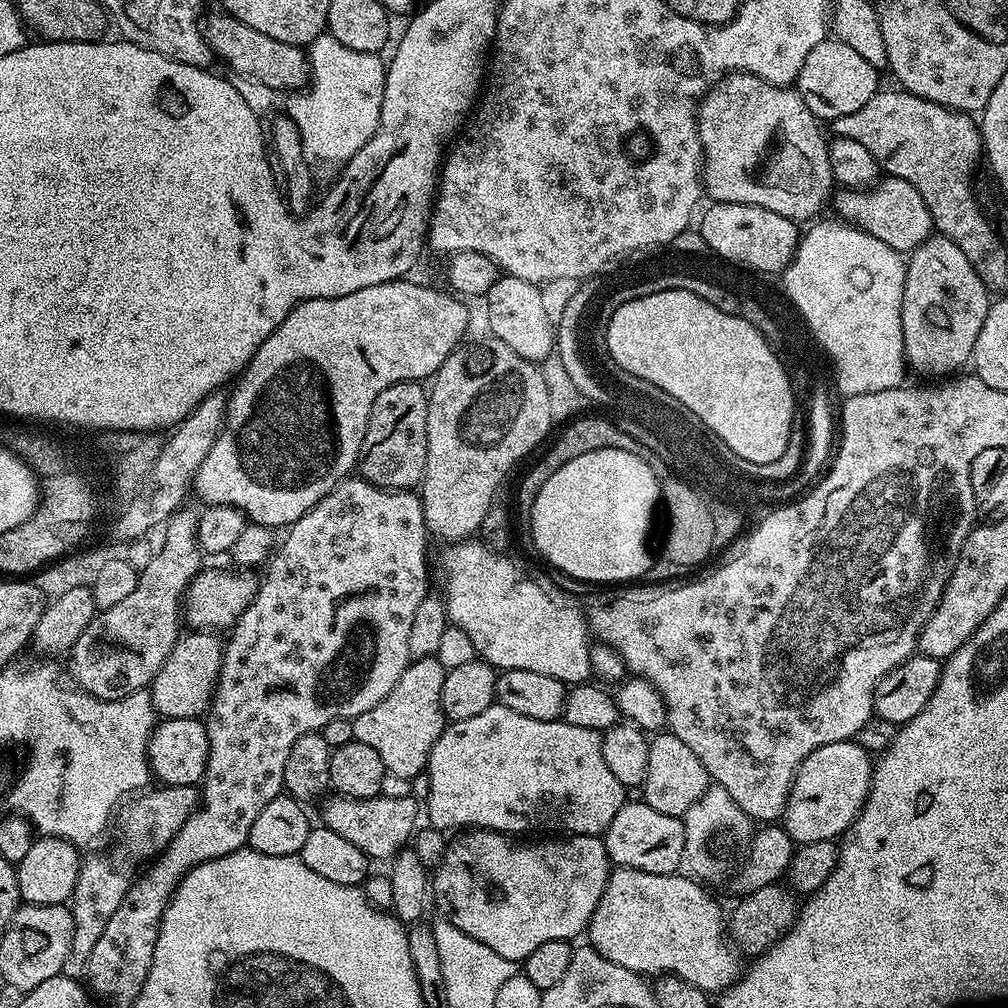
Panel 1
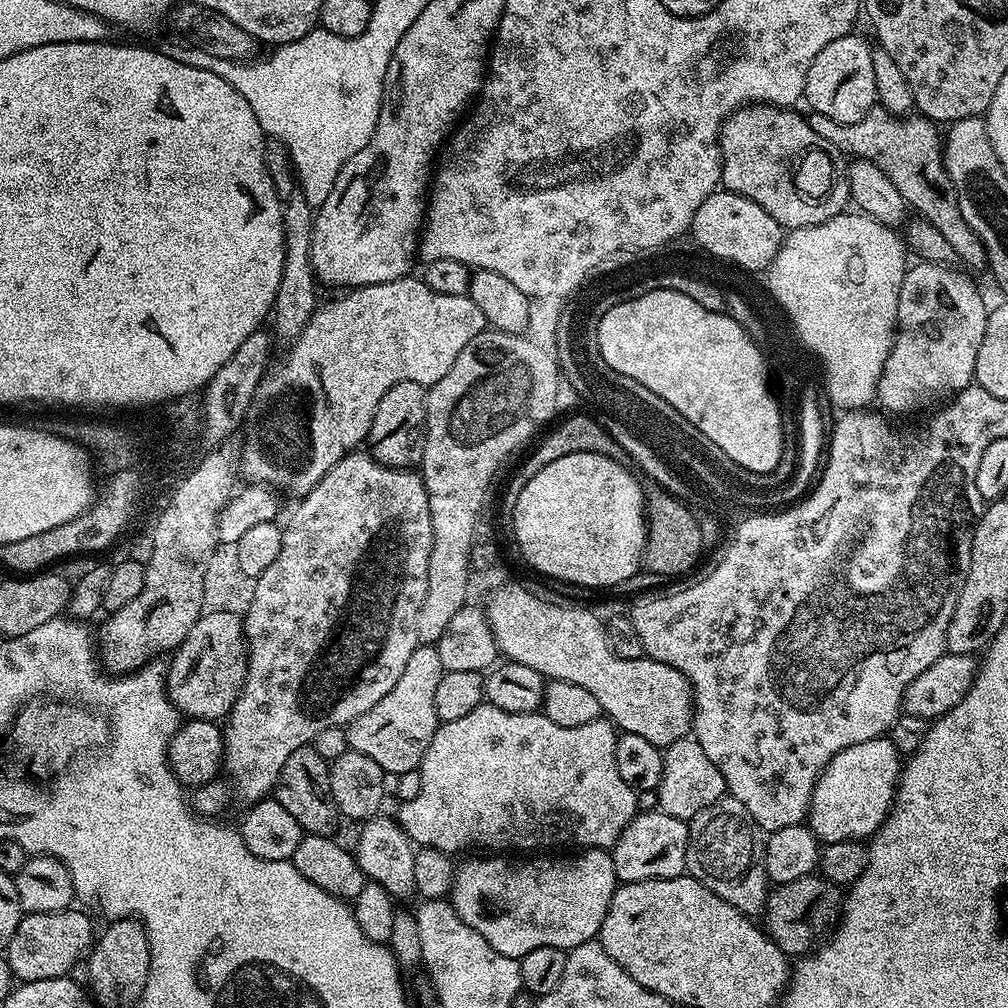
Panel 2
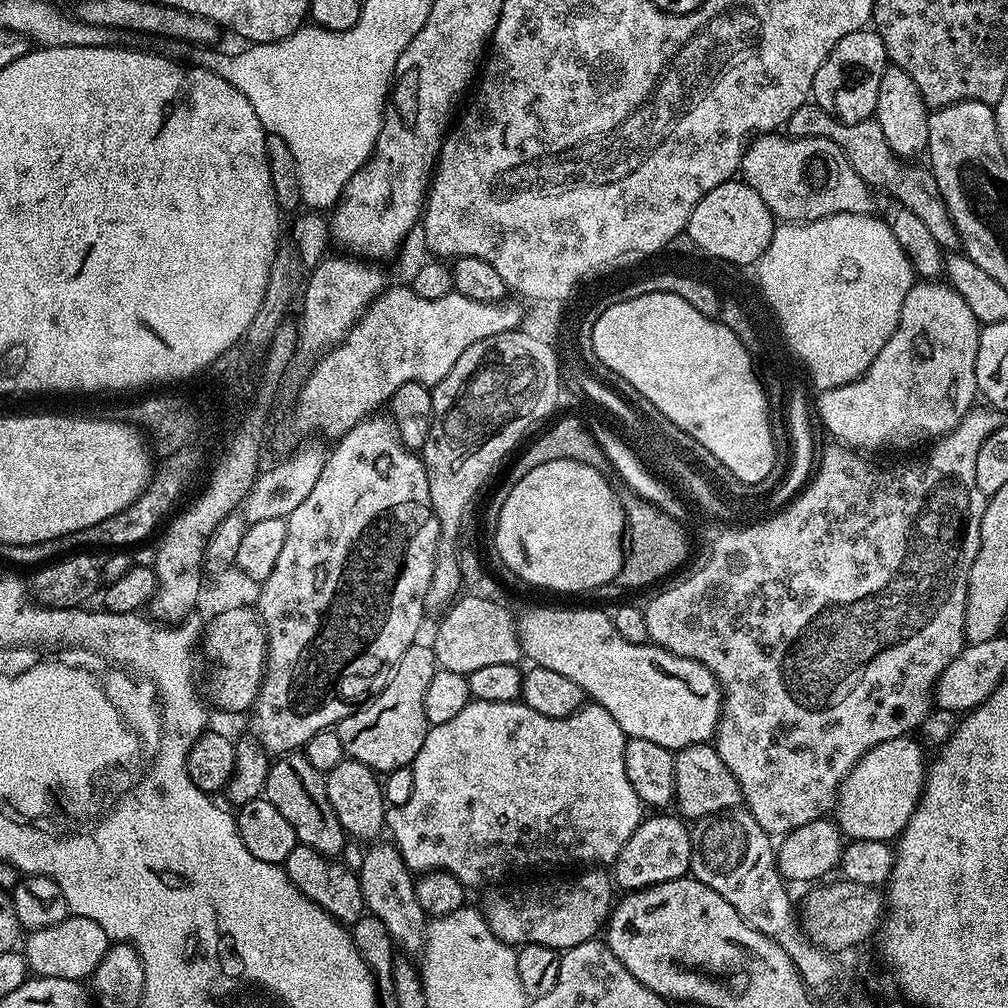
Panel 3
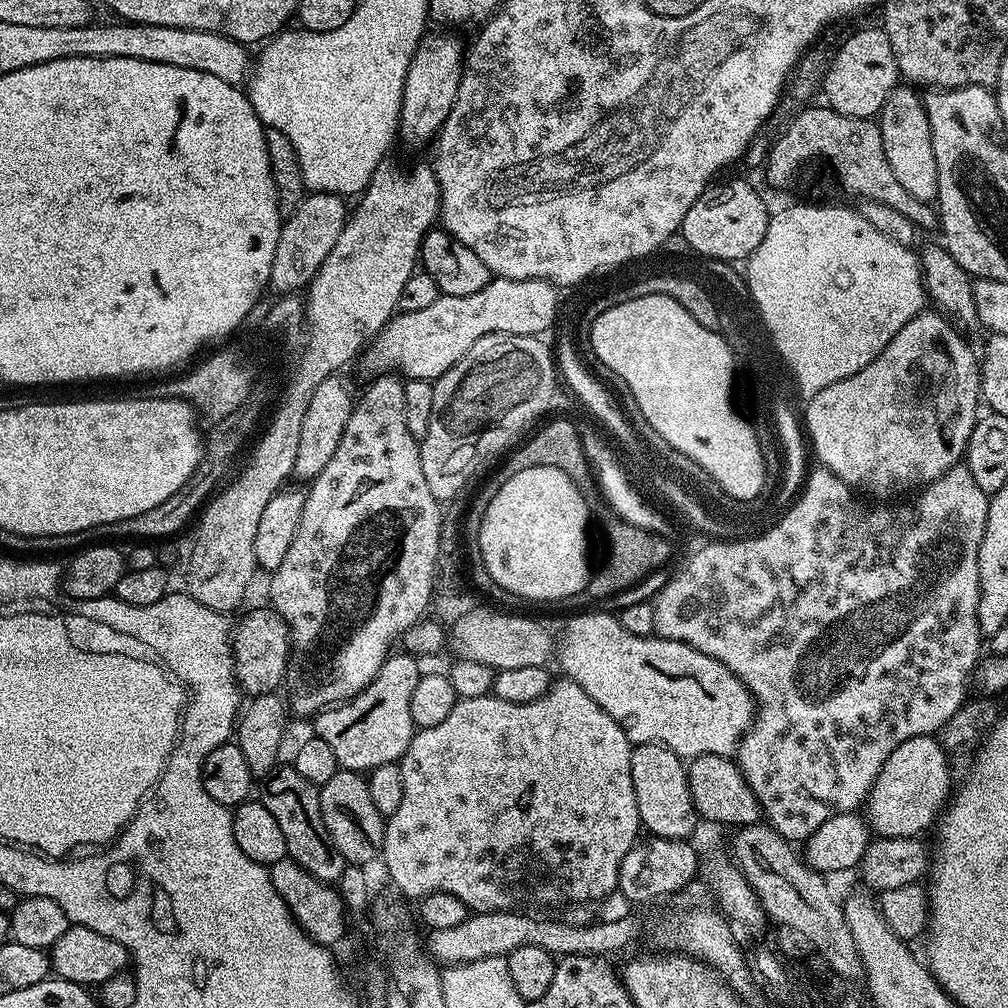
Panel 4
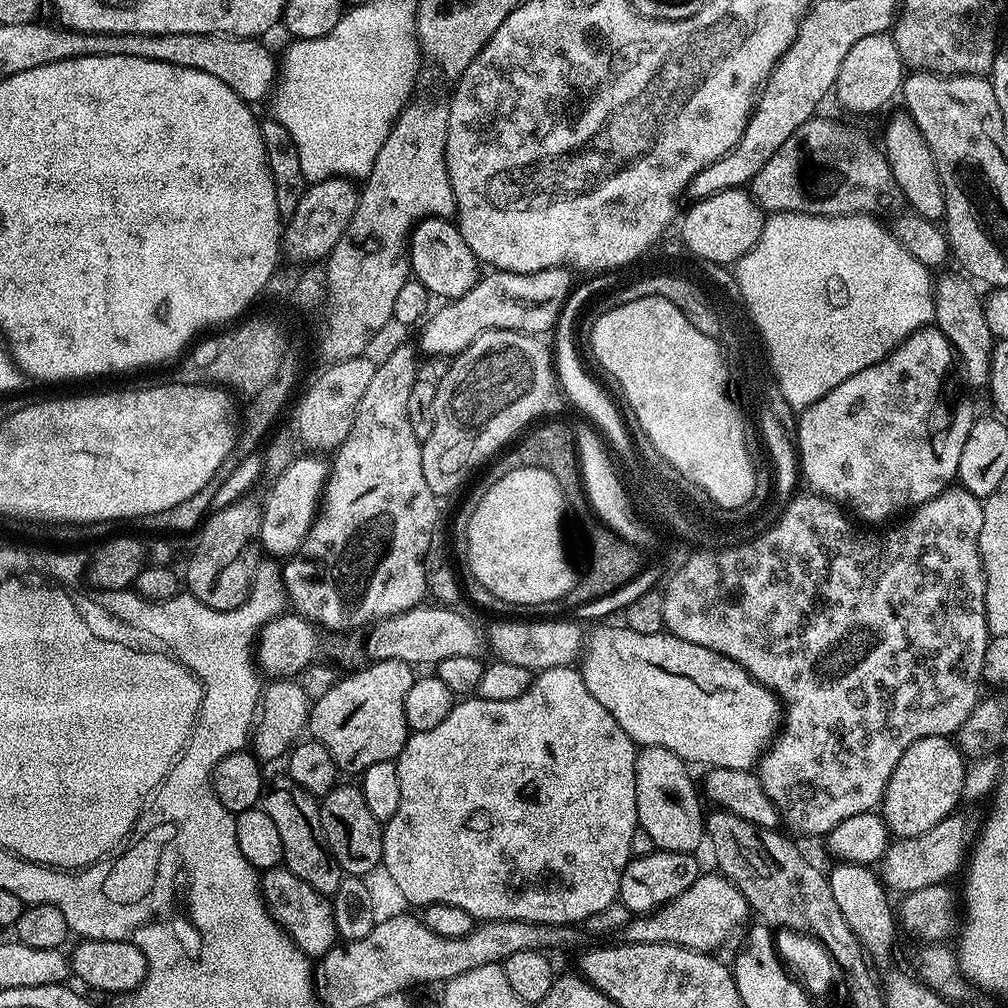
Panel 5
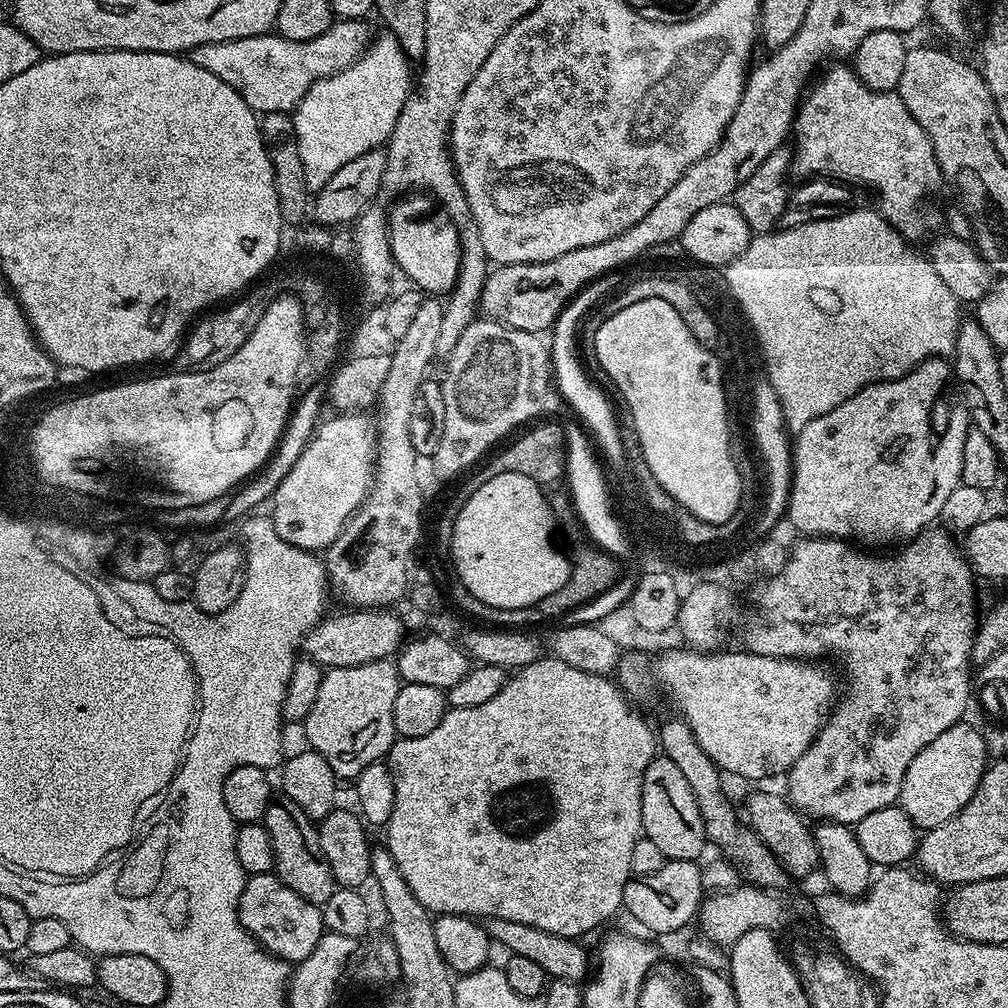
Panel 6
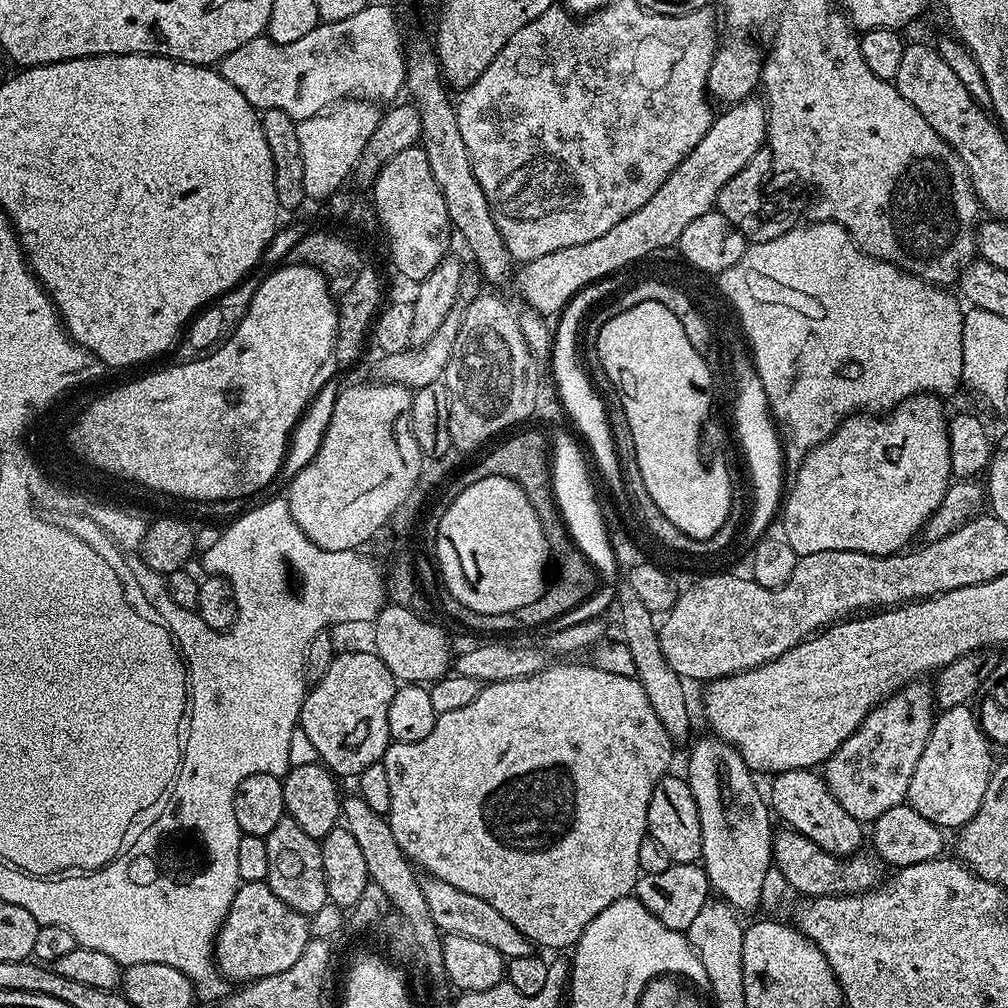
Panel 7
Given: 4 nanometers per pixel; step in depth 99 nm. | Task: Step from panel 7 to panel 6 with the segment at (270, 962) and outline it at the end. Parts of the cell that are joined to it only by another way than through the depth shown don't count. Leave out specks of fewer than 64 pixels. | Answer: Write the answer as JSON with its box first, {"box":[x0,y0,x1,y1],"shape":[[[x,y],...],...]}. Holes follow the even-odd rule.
{"box":[240,872,326,966],"shape":[[[272,872],[245,879],[240,899],[240,924],[267,952],[287,960],[292,966],[310,958],[326,931],[321,905],[302,898],[302,894],[294,894],[294,890]]]}

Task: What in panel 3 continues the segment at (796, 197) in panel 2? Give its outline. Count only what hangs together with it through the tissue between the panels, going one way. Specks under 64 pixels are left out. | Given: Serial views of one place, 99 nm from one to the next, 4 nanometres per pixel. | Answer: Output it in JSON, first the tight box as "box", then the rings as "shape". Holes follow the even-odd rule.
{"box":[739,135,873,222],"shape":[[[757,135],[744,150],[739,175],[758,190],[780,222],[807,222],[839,212],[867,216],[873,211],[873,189],[850,166],[844,151],[824,136]]]}

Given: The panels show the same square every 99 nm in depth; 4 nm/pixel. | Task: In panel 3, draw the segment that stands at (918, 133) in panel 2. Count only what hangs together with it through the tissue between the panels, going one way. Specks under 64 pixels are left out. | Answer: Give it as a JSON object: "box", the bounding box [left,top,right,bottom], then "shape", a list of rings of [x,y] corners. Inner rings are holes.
{"box":[786,102,960,250],"shape":[[[815,102],[798,106],[794,114],[790,114],[786,125],[787,135],[794,136],[824,136],[832,140],[846,154],[850,166],[864,179],[865,184],[873,190],[885,188],[893,197],[895,203],[909,208],[922,218],[922,223],[930,230],[931,237],[940,244],[944,250],[960,248],[960,239],[956,233],[954,222],[944,205],[942,194],[938,190],[938,182],[934,182],[931,168],[921,166],[915,168],[915,163],[905,162],[901,157],[895,156],[886,146],[886,138],[882,138],[882,126],[878,126],[875,119],[863,120],[857,124],[843,124],[841,120],[834,120],[826,110],[822,110]]]}

